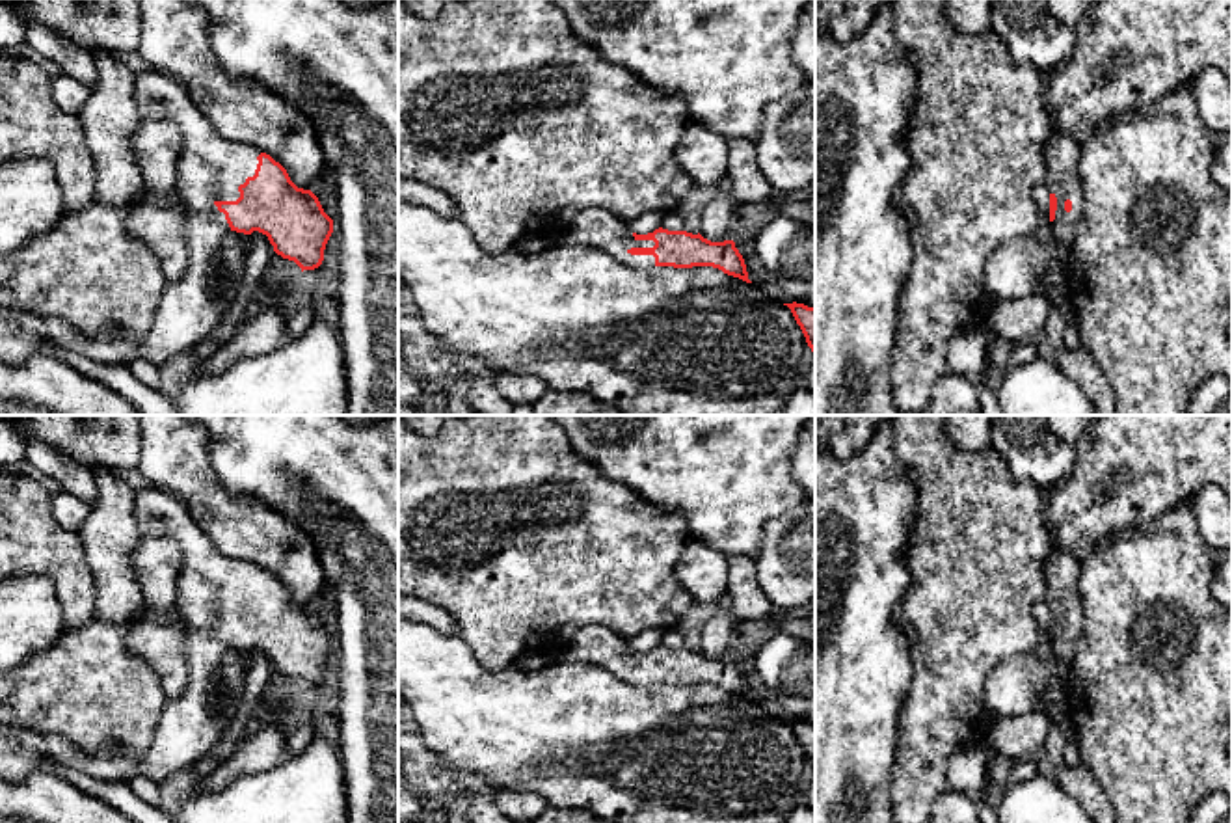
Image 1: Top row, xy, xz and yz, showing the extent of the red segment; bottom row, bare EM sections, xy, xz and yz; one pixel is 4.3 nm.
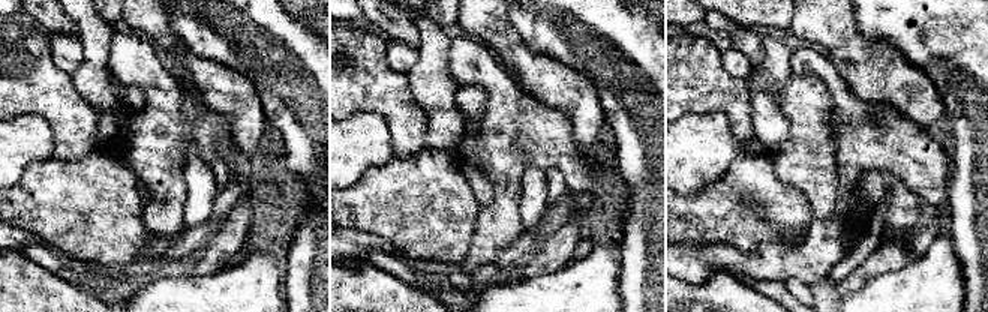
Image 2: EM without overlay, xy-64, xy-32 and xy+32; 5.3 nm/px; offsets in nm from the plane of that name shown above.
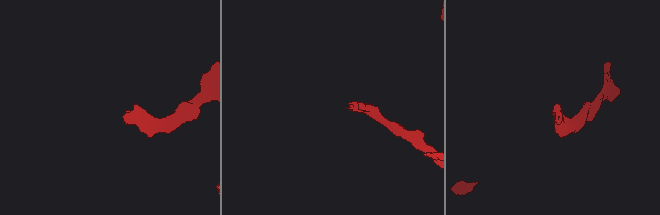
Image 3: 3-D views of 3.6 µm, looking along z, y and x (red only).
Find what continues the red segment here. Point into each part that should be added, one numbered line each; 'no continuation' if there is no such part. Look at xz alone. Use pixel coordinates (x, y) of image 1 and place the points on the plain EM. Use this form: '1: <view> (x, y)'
1: xz (596, 645)

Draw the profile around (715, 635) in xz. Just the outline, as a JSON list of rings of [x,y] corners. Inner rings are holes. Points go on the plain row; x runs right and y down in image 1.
[[[730,596],[718,601],[718,611],[702,629],[702,646],[700,652],[711,659],[728,657],[728,644],[731,639],[731,629],[735,624],[731,600]]]

